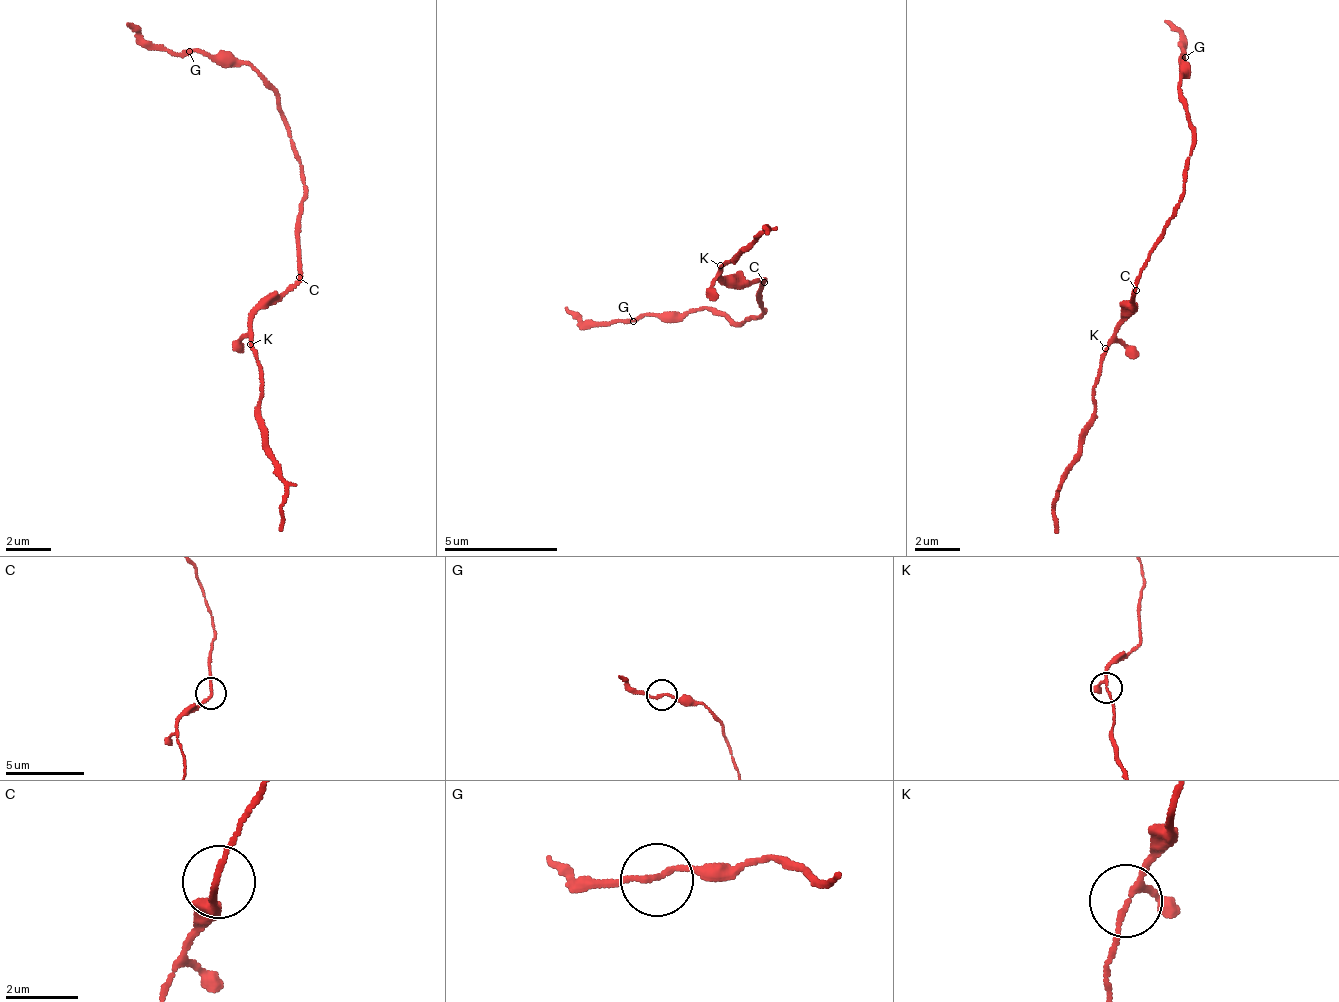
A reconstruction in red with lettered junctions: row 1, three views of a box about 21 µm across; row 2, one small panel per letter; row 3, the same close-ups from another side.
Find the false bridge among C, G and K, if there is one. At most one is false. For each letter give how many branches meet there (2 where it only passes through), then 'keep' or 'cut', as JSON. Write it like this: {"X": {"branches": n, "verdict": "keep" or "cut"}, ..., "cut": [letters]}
{"C": {"branches": 2, "verdict": "keep"}, "G": {"branches": 2, "verdict": "keep"}, "K": {"branches": 3, "verdict": "keep"}, "cut": []}

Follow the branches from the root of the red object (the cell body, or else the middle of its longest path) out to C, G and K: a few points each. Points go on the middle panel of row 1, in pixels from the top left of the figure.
C: (759, 294), (764, 282)
G: (759, 294), (763, 311), (740, 323), (723, 313), (691, 310), (663, 311), (633, 321)
K: (759, 294), (763, 281), (733, 285), (719, 270), (721, 267)

